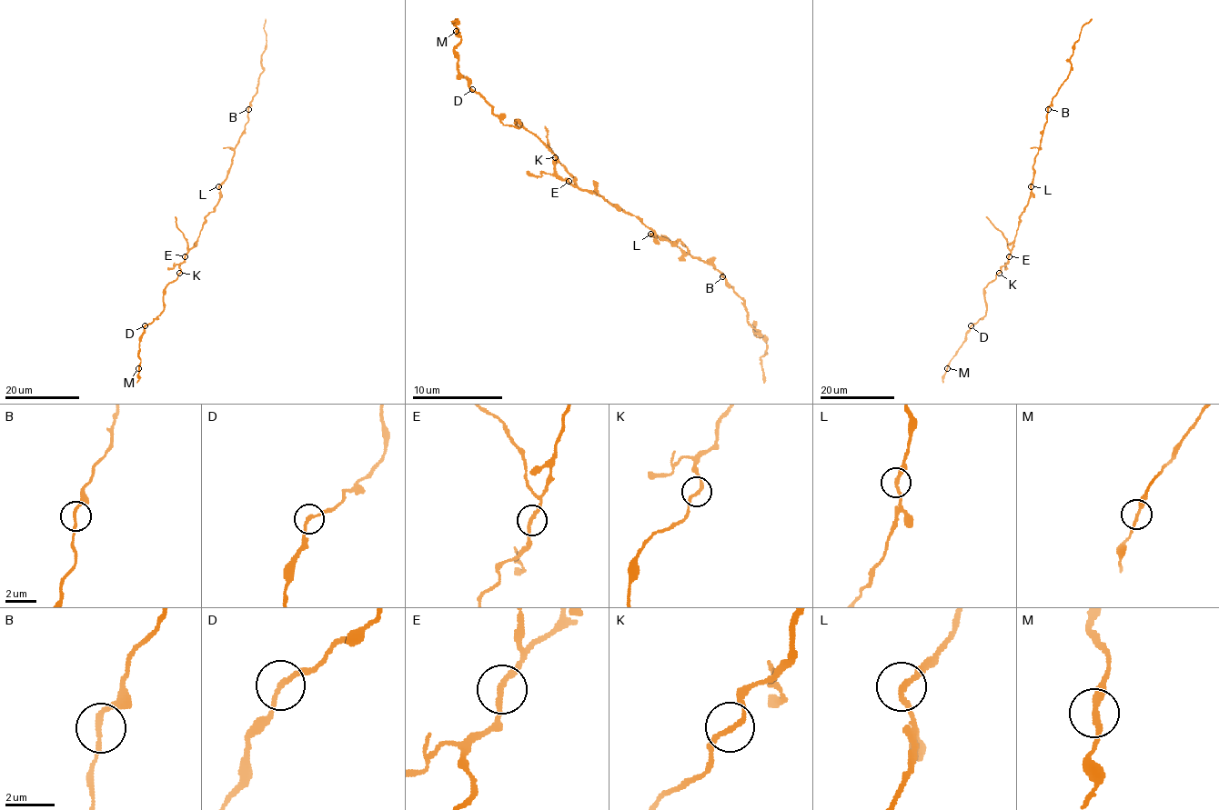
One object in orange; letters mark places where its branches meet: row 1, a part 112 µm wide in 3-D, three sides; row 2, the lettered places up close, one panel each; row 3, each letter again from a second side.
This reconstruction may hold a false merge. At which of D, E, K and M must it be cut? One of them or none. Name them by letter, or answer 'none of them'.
none of them

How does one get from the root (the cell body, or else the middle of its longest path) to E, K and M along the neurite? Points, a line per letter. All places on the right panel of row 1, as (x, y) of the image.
E: (1023, 210), (1009, 255)
K: (1023, 210), (1008, 261), (999, 273)
M: (1023, 210), (1008, 261), (983, 289), (986, 314), (970, 327), (965, 340), (947, 368)

